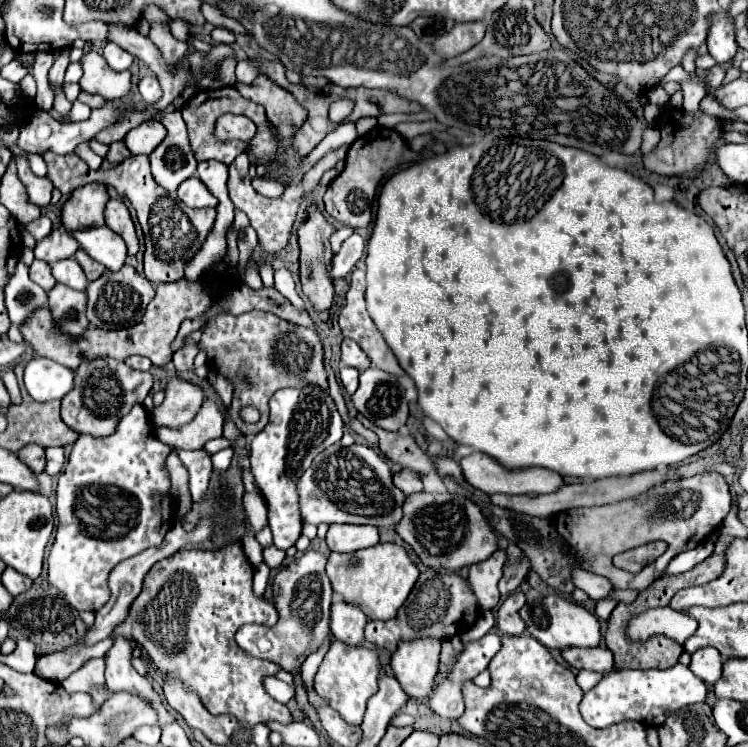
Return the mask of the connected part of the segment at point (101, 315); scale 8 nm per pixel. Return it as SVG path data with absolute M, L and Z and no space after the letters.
M124 265L120 271L104 271L86 289L88 293L88 321L102 329L126 329L140 323L148 303L154 299L150 281L140 275L134 267Z

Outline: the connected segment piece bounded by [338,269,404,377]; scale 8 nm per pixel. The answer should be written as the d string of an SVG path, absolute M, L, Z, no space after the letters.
M354 269L352 275L350 275L350 287L348 287L348 293L346 293L346 305L342 307L340 311L340 317L338 317L338 323L340 323L340 329L342 329L342 335L356 341L360 345L360 349L366 353L366 357L370 359L370 363L374 367L380 367L384 369L386 373L394 375L394 377L402 377L404 371L402 367L398 365L396 361L396 355L392 353L392 349L386 345L382 333L378 331L378 327L374 325L374 321L370 319L368 311L366 311L366 301L364 301L364 289L366 289L366 273L362 269Z

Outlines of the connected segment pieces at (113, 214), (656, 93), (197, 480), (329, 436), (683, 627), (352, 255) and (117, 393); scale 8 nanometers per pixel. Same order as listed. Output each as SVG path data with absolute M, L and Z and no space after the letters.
M110 199L106 203L104 209L104 217L106 217L106 225L116 231L128 245L128 255L136 255L138 253L138 237L134 231L134 223L130 219L130 213L126 209L126 205L122 201Z
M652 87L652 89L648 91L648 97L650 97L650 101L652 101L654 105L666 105L670 99L670 95L668 95L662 87Z
M172 449L178 453L180 461L184 463L184 467L190 473L192 479L192 499L194 503L202 503L204 501L204 493L208 489L208 481L212 475L212 463L210 463L210 455L202 449L198 451L184 451L184 449Z
M304 383L302 387L288 387L274 393L270 399L270 421L268 425L254 435L250 443L250 463L252 463L252 475L256 481L256 487L260 489L266 507L268 507L268 527L274 535L274 545L286 551L296 543L296 539L302 533L302 515L300 515L300 503L298 503L298 479L300 475L310 467L312 459L324 451L328 445L334 445L342 439L344 423L340 419L340 413L336 409L334 399L318 385Z
M662 607L634 617L628 627L628 637L634 641L644 641L652 635L668 635L670 639L684 643L696 629L698 623L694 617L674 611L672 607Z
M352 233L344 243L342 243L342 249L332 257L332 263L330 263L330 279L336 281L338 277L346 277L354 265L362 259L364 255L364 239L358 235L358 233Z
M96 355L82 363L82 367L76 371L72 391L62 397L62 421L78 433L88 433L92 437L110 435L116 429L116 423L136 403L142 403L146 399L150 389L152 389L150 373L136 371L128 367L124 361L106 355Z

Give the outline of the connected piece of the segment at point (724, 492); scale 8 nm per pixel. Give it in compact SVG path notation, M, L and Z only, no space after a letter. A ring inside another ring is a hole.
M712 471L712 473L694 475L690 479L668 481L660 487L652 487L652 491L648 491L646 495L634 501L602 505L602 507L570 509L562 515L558 529L560 529L560 535L564 535L568 543L576 547L576 551L580 551L580 555L584 557L586 571L604 575L614 585L614 589L634 589L642 593L656 579L664 575L664 569L678 553L696 547L712 531L716 531L724 521L724 517L728 515L728 511L730 511L728 483L724 475ZM652 541L666 541L668 549L654 563L646 565L640 573L632 575L612 565L614 555Z

